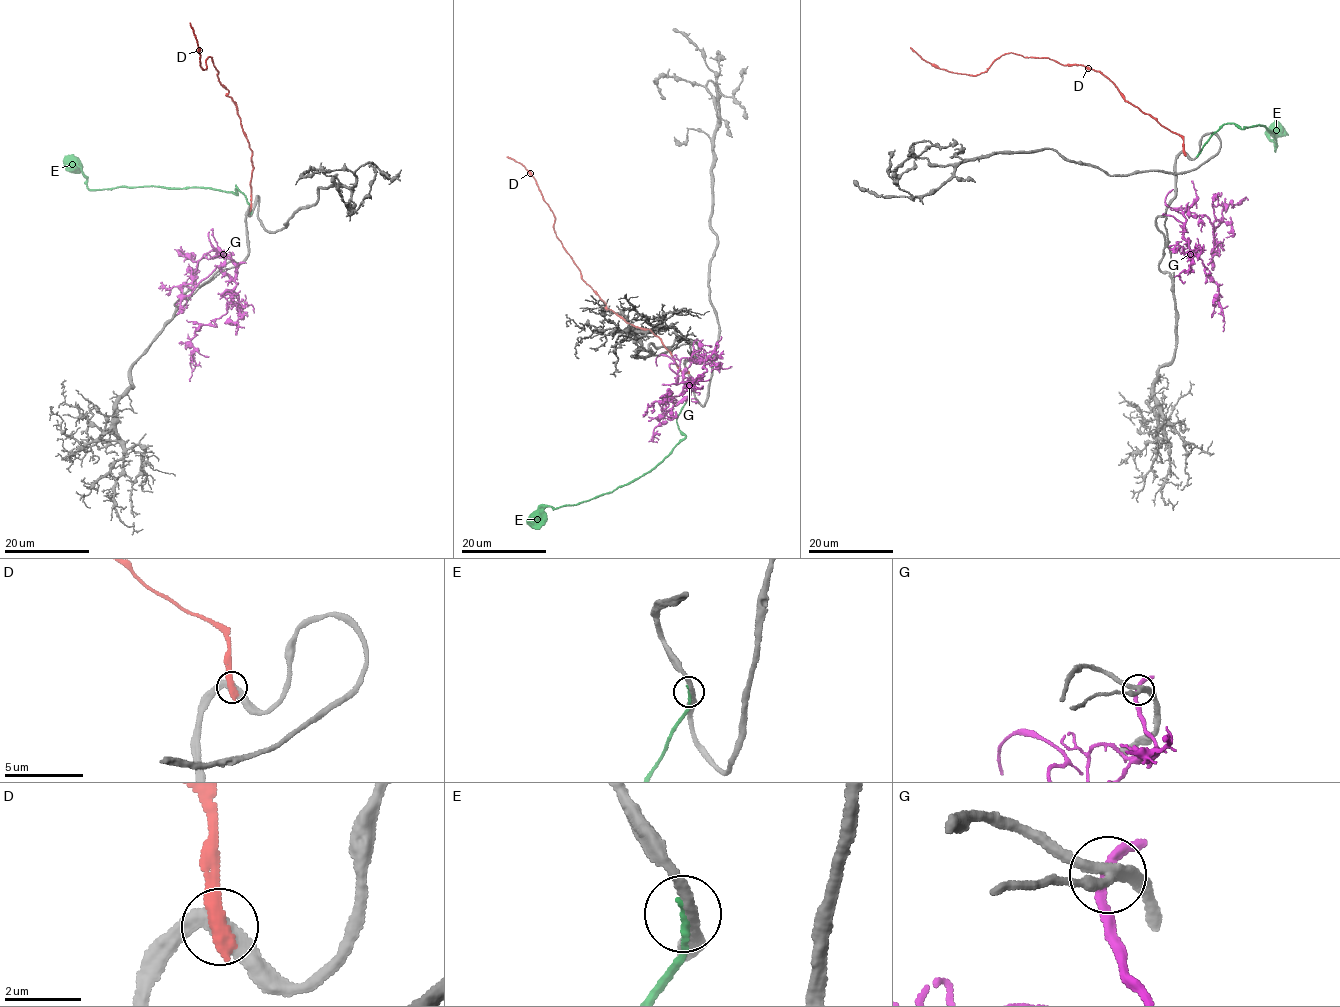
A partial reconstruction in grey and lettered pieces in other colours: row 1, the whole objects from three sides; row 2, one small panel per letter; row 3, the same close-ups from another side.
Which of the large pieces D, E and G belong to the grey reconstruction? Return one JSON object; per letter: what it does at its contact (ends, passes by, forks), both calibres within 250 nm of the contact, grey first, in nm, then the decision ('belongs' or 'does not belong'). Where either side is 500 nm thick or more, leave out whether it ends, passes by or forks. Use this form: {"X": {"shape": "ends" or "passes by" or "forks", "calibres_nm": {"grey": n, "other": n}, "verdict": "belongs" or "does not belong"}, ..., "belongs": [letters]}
{"D": {"shape": "ends", "calibres_nm": {"grey": 360, "other": 440}, "verdict": "does not belong"}, "E": {"shape": "ends", "calibres_nm": {"grey": 280, "other": 220}, "verdict": "belongs"}, "G": {"shape": "passes by", "calibres_nm": {"grey": 280, "other": 240}, "verdict": "does not belong"}, "belongs": ["E"]}

